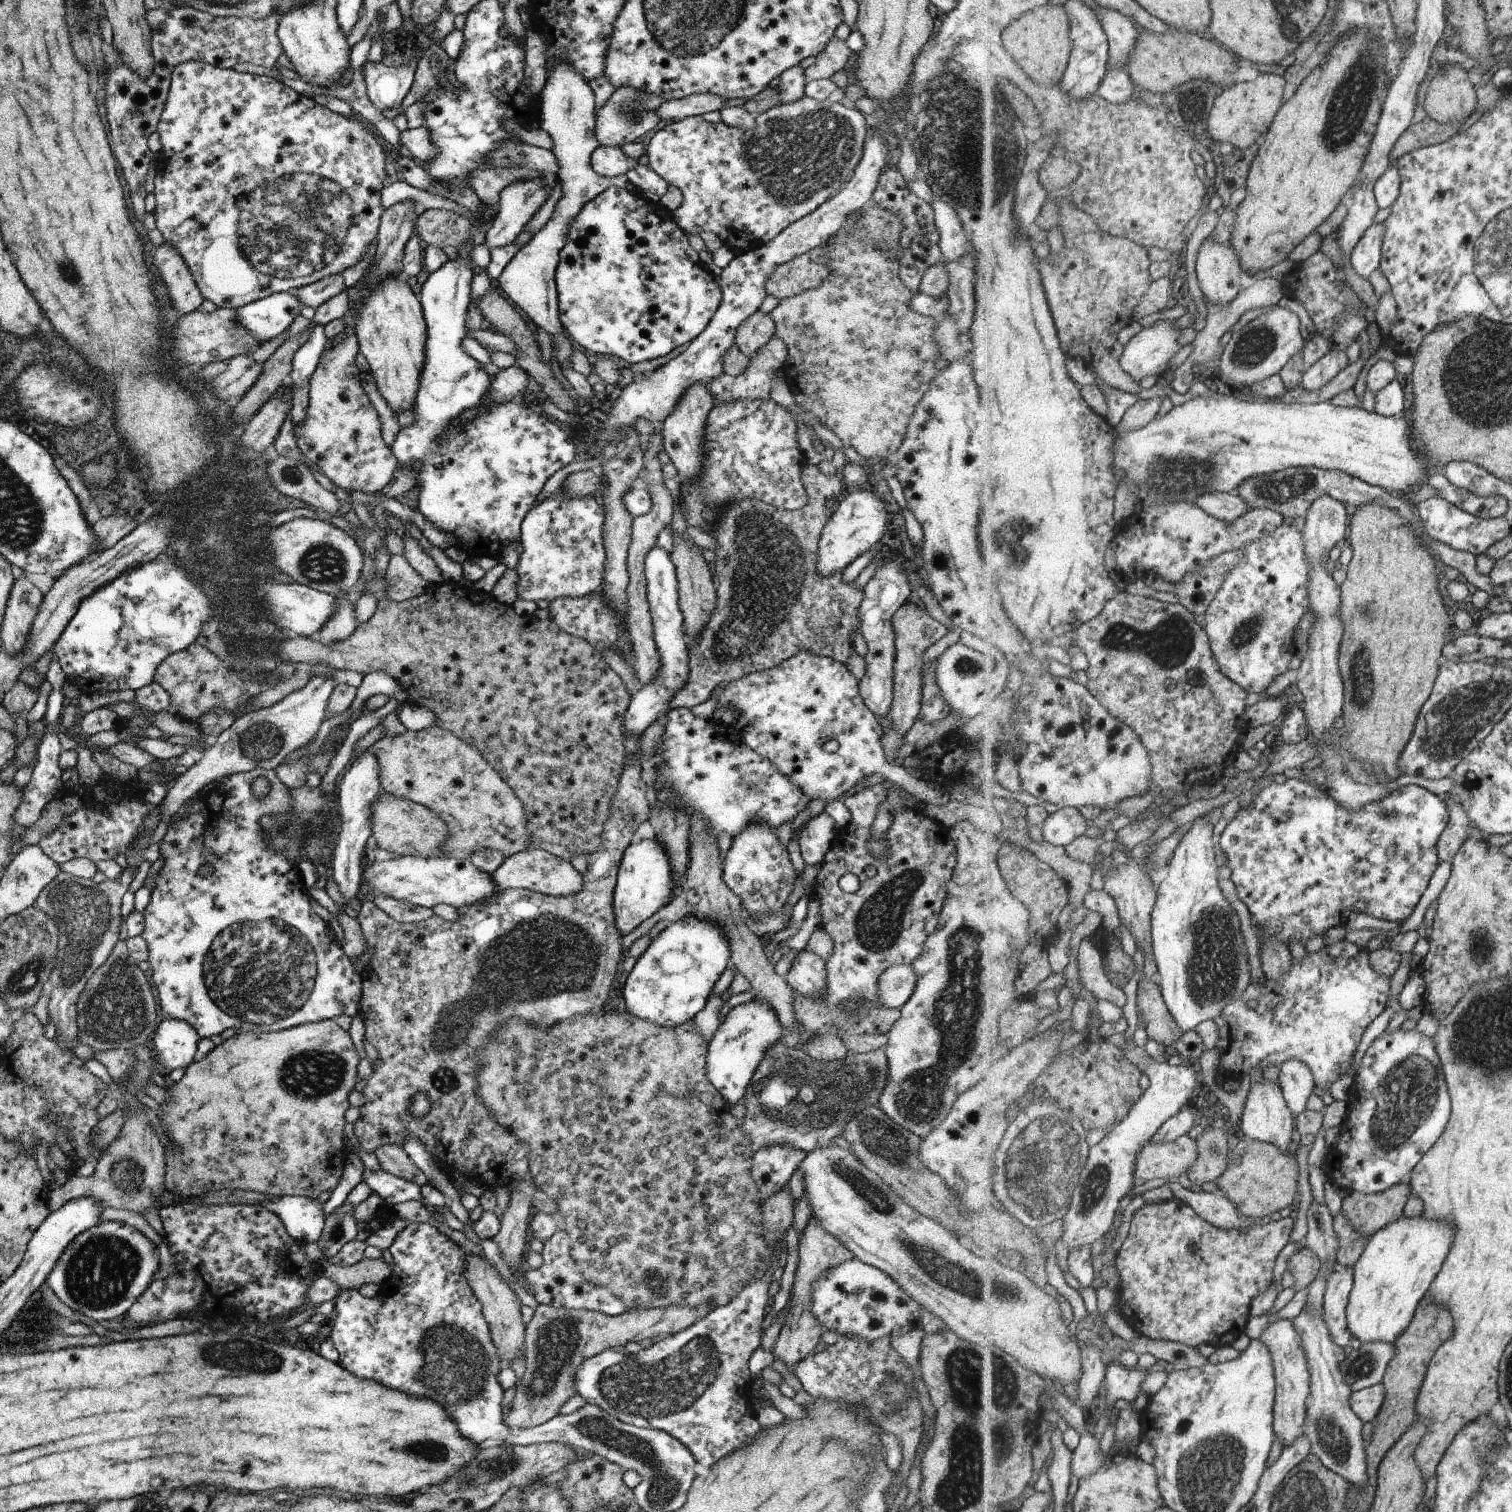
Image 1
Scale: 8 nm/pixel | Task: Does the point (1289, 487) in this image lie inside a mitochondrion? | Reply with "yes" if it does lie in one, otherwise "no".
yes

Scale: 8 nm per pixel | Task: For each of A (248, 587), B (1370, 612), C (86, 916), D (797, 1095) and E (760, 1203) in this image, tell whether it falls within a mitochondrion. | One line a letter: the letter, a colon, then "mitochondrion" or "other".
A: other
B: mitochondrion
C: mitochondrion
D: mitochondrion
E: other

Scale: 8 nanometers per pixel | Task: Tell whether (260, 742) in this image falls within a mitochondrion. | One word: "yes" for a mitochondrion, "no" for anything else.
yes

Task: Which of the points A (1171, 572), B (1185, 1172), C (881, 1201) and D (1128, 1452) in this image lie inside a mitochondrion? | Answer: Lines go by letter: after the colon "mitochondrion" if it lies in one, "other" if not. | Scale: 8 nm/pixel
A: other
B: other
C: mitochondrion
D: other

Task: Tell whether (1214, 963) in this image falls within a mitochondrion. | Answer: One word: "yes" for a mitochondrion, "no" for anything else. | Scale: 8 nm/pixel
yes

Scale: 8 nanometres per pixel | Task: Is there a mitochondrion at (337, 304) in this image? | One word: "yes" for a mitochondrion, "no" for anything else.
no

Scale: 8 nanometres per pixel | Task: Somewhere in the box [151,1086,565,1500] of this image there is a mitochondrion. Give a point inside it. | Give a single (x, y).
(452, 1363)

